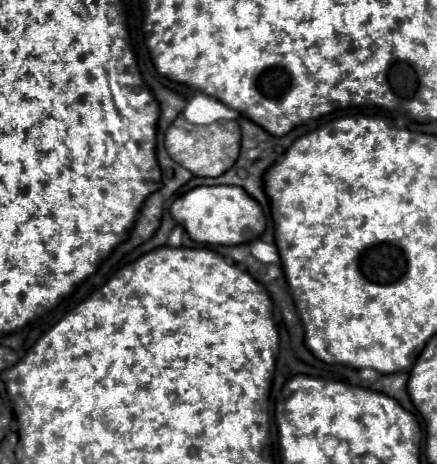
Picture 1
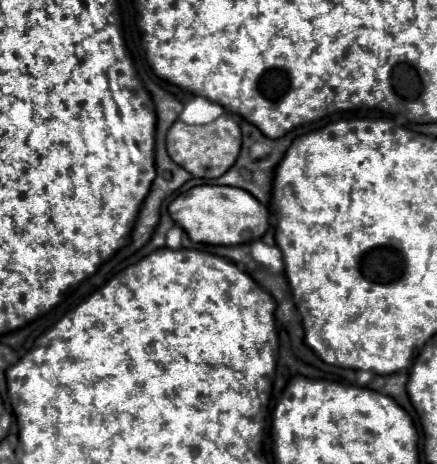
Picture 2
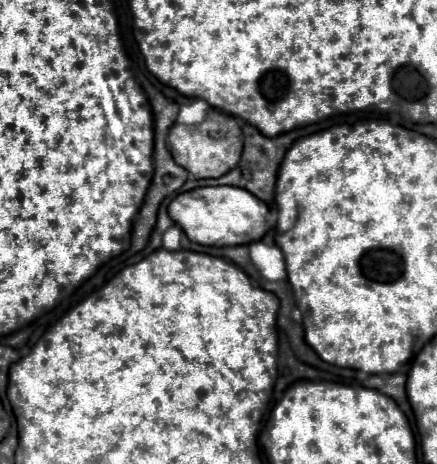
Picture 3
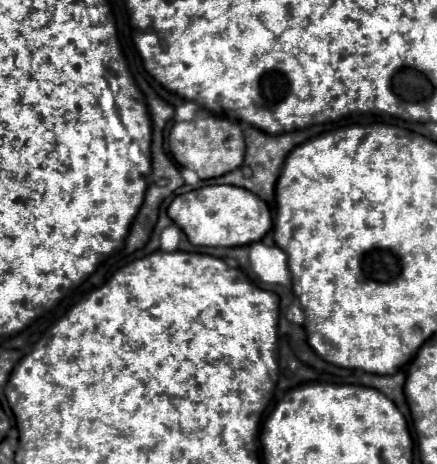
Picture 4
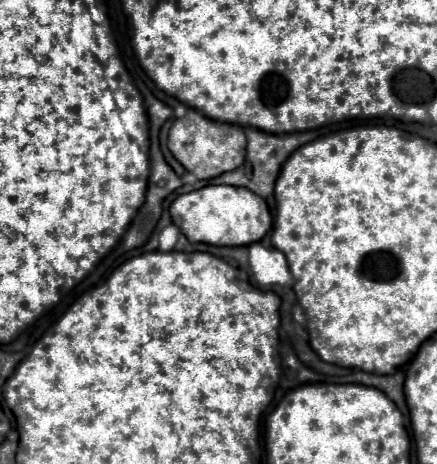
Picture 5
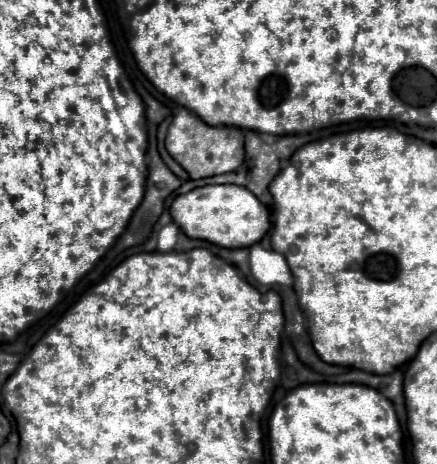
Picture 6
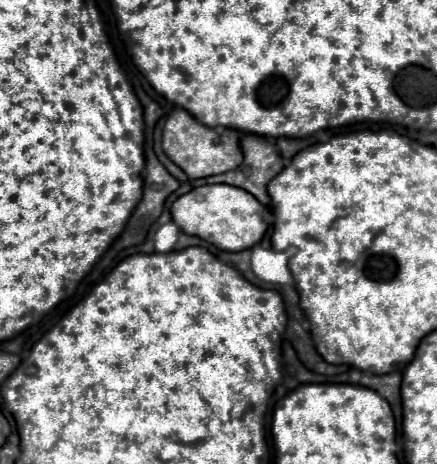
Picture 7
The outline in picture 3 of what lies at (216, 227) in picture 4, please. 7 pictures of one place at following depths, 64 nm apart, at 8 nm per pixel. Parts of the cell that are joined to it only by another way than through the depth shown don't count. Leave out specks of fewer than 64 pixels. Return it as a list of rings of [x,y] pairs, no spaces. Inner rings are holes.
[[[202,186],[178,194],[168,206],[170,218],[186,232],[188,240],[204,246],[238,246],[260,240],[266,234],[268,206],[244,188]]]

